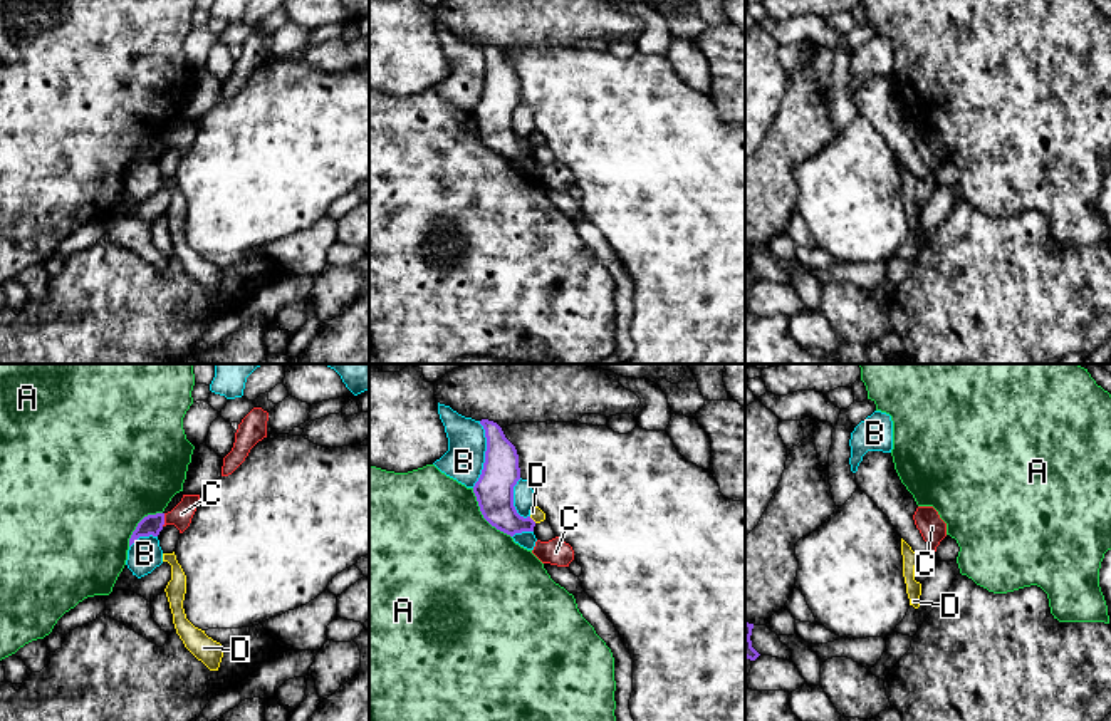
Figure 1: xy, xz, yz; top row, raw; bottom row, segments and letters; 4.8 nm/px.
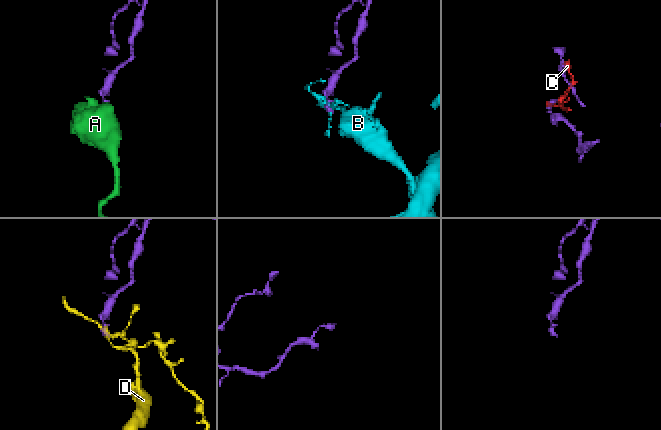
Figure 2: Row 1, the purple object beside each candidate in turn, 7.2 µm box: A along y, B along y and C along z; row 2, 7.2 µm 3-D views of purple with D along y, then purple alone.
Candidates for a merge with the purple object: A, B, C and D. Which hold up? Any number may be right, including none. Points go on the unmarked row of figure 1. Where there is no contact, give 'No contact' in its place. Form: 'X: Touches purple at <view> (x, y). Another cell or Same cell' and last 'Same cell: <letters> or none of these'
A: Touches purple at xz (484, 141). Another cell
B: Touches purple at xz (485, 79). Another cell
C: Touches purple at xy (163, 145). Another cell
D: Touches purple at xz (531, 143). Another cell
Same cell: none of these

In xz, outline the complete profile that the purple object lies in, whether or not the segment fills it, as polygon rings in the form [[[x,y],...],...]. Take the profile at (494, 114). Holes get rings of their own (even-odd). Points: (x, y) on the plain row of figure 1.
[[[482,44],[480,49],[487,62],[483,94],[473,111],[480,136],[492,151],[510,161],[534,156],[535,146],[520,141],[514,131],[514,111],[520,104],[517,74],[497,47]]]

